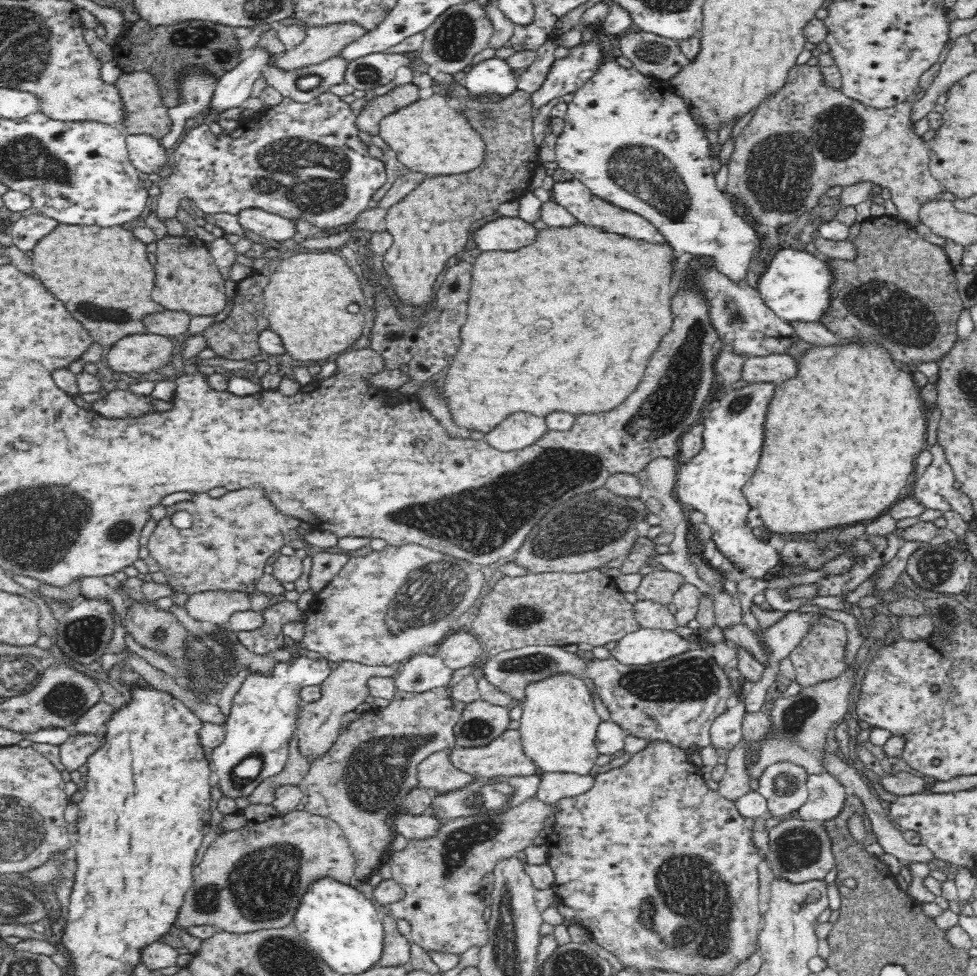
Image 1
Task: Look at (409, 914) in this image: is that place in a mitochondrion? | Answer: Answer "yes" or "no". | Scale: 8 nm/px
no

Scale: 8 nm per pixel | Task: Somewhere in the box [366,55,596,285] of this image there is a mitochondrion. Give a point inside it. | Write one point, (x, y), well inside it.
(486, 114)

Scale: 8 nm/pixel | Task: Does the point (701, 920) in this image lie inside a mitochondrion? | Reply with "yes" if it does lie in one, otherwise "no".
yes

